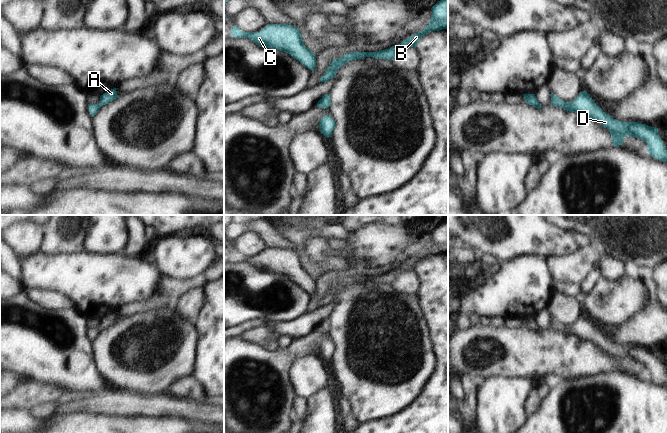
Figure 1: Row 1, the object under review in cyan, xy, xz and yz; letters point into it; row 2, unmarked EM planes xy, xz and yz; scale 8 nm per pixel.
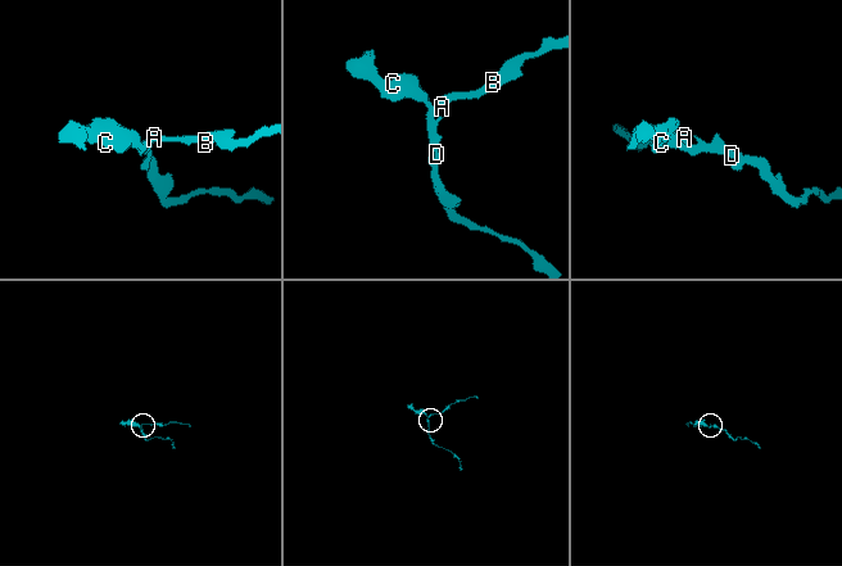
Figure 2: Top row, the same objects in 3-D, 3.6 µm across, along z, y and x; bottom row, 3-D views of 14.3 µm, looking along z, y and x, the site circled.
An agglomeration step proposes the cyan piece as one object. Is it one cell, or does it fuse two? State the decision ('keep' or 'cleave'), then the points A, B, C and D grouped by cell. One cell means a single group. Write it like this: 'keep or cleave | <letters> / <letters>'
keep | A B C D

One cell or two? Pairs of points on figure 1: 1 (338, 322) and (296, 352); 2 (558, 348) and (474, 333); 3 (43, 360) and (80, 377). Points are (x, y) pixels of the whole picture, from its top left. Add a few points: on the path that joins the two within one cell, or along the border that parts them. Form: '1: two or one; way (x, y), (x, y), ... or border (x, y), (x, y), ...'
1: two; border (329, 330), (331, 338)
2: one; way (537, 348), (508, 348), (495, 337)
3: one; way (52, 360), (65, 371), (71, 371)

